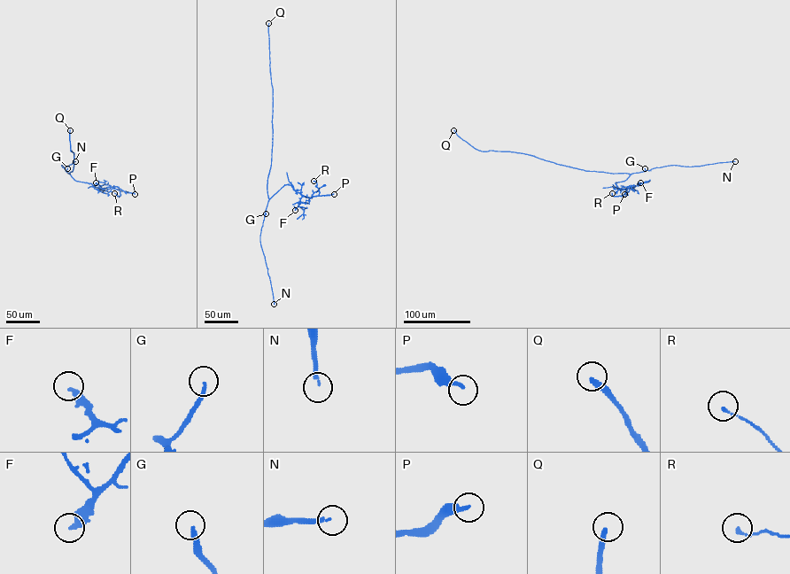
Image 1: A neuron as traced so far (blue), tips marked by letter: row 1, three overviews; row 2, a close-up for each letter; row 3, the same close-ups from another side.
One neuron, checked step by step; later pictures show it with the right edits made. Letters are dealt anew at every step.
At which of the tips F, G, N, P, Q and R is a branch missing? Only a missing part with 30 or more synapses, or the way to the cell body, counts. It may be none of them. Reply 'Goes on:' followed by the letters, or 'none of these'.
Goes on: G, N, Q

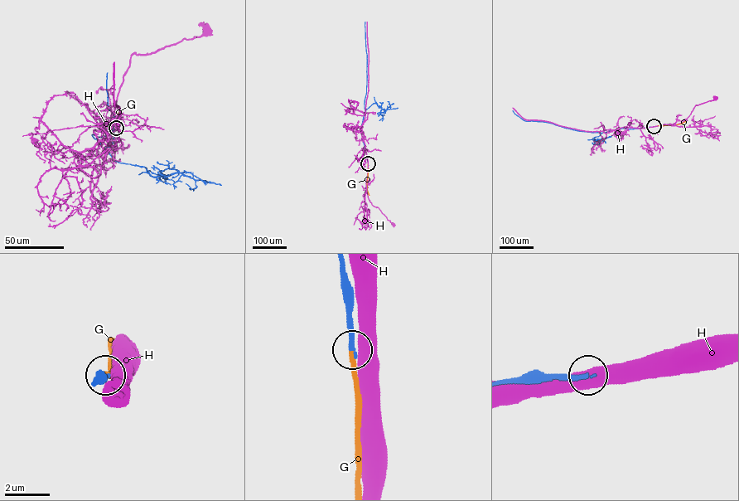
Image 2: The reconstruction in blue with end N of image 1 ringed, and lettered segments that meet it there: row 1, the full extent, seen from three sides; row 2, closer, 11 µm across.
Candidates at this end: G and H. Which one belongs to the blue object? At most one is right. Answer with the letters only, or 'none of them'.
G

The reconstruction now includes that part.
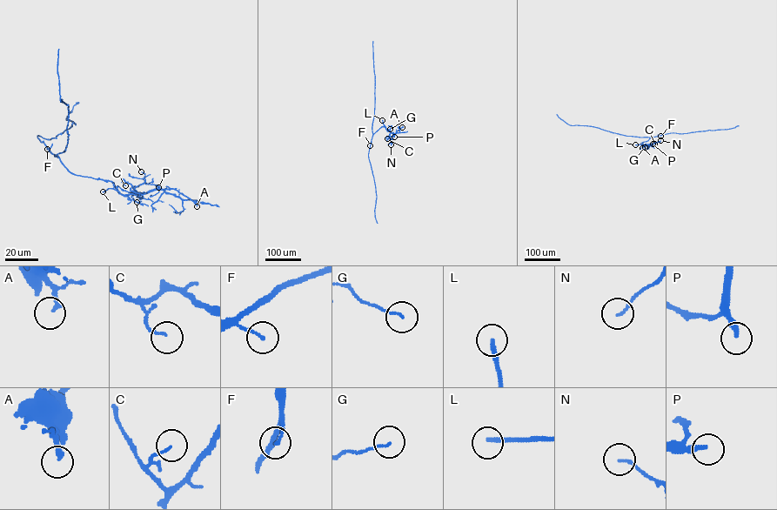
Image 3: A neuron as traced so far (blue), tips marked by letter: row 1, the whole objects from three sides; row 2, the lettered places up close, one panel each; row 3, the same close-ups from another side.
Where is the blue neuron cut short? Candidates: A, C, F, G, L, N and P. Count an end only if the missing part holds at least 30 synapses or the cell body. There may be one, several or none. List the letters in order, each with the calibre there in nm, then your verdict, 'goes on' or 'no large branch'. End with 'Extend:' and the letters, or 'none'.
A: 240 nm thick; no large branch
C: 90 nm thick; no large branch
F: 120 nm thick; no large branch
G: 90 nm thick; no large branch
L: 200 nm thick; goes on
N: 100 nm thick; no large branch
P: 260 nm thick; goes on
Extend: L, P

